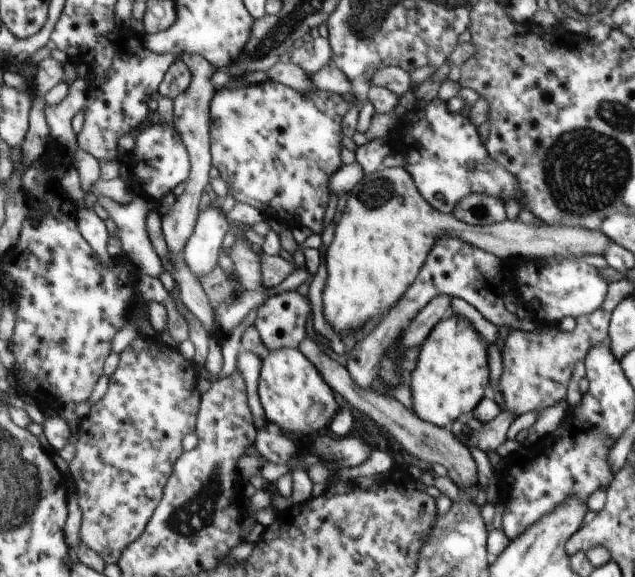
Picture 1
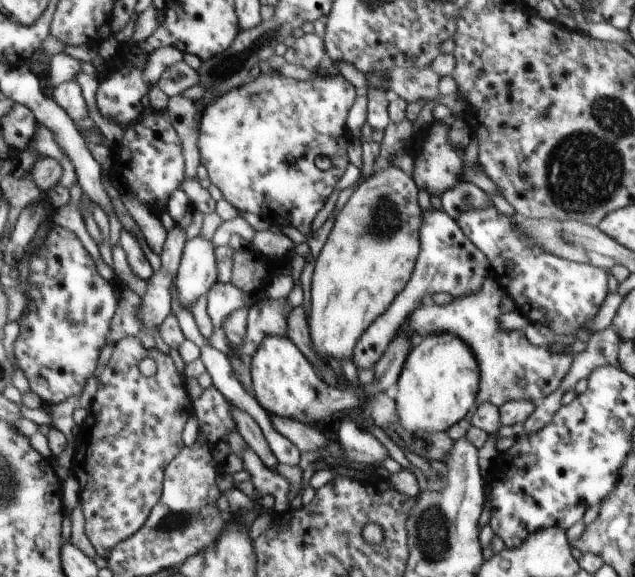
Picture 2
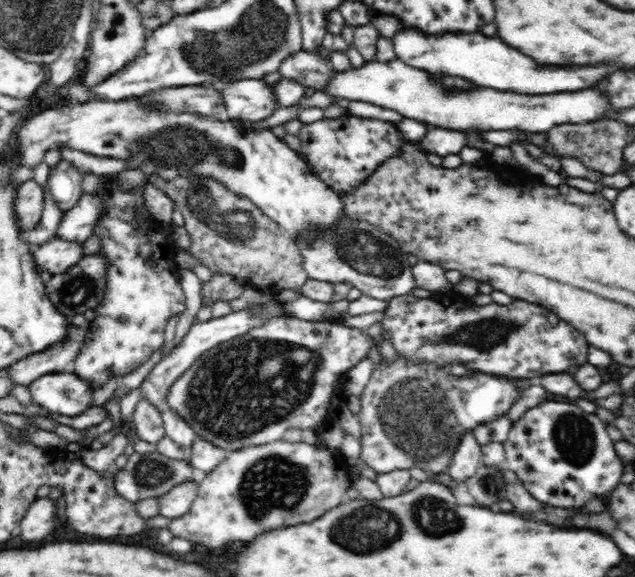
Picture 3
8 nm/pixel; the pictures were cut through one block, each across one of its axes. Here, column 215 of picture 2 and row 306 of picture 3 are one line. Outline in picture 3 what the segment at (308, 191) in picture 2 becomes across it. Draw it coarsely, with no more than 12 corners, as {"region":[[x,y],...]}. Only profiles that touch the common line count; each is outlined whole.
{"region":[[107,176],[92,234],[104,300],[73,365],[92,394],[163,346],[186,308],[172,228]]}

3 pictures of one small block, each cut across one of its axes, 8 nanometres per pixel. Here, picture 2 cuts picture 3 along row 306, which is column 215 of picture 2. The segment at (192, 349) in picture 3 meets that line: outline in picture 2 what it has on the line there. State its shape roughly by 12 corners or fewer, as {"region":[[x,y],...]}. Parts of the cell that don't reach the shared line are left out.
{"region":[[186,241],[177,270],[179,301],[189,310],[217,283],[215,247]]}

